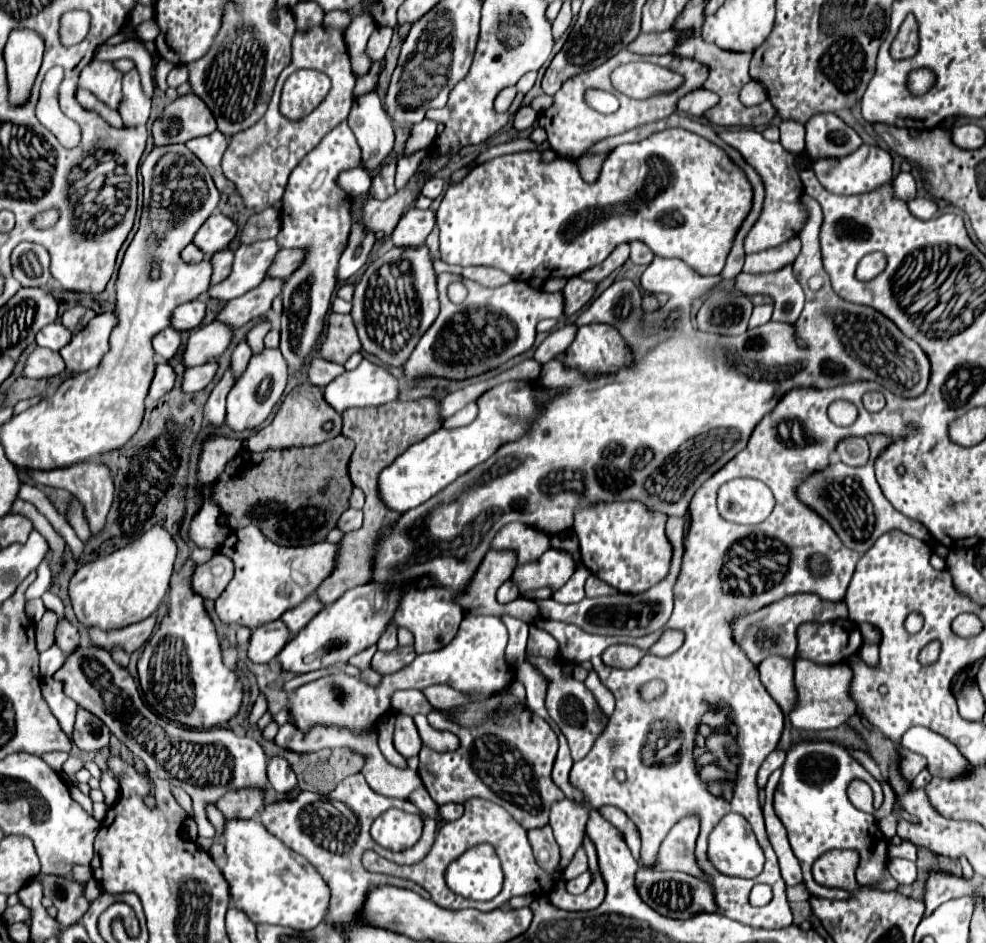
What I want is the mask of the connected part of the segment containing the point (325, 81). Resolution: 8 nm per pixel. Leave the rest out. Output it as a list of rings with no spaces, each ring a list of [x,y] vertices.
[[[296,71],[282,89],[280,111],[288,119],[300,119],[314,111],[330,91],[330,79],[320,71]]]

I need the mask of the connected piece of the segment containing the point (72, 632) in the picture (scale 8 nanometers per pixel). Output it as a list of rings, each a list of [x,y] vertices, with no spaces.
[[[70,621],[58,623],[58,627],[56,627],[56,643],[58,643],[66,653],[72,653],[72,649],[80,645],[78,629],[76,629]]]

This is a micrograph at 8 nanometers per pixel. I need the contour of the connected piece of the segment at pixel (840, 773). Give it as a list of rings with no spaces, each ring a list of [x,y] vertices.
[[[800,743],[792,745],[786,755],[786,763],[782,767],[782,777],[774,793],[774,809],[778,819],[784,823],[790,839],[790,847],[798,857],[804,873],[804,885],[812,897],[824,899],[850,899],[844,889],[828,889],[816,885],[812,879],[814,861],[832,849],[854,849],[860,855],[860,863],[856,869],[856,881],[862,887],[874,887],[882,891],[896,891],[898,881],[888,873],[888,843],[882,831],[878,829],[878,821],[874,815],[858,811],[848,795],[846,787],[852,779],[864,779],[874,791],[874,809],[880,809],[884,795],[880,783],[856,761],[848,755],[848,751],[834,743]]]

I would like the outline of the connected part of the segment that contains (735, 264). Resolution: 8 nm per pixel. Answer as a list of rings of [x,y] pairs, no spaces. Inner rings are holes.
[[[756,219],[744,221],[744,227],[740,229],[742,233],[738,233],[738,235],[736,235],[734,247],[732,247],[732,251],[730,251],[728,259],[726,259],[726,267],[724,267],[724,269],[722,269],[722,273],[720,273],[722,281],[734,279],[734,277],[736,277],[736,275],[742,271],[742,265],[744,265],[744,257],[746,257],[746,253],[744,253],[744,239],[746,239],[746,233],[750,231],[750,227],[754,225],[754,221],[756,221]]]

